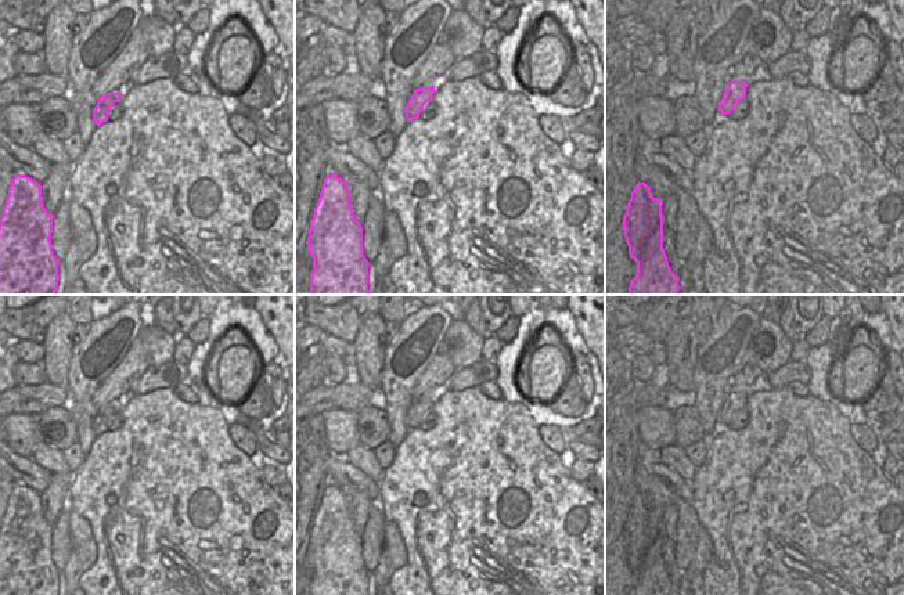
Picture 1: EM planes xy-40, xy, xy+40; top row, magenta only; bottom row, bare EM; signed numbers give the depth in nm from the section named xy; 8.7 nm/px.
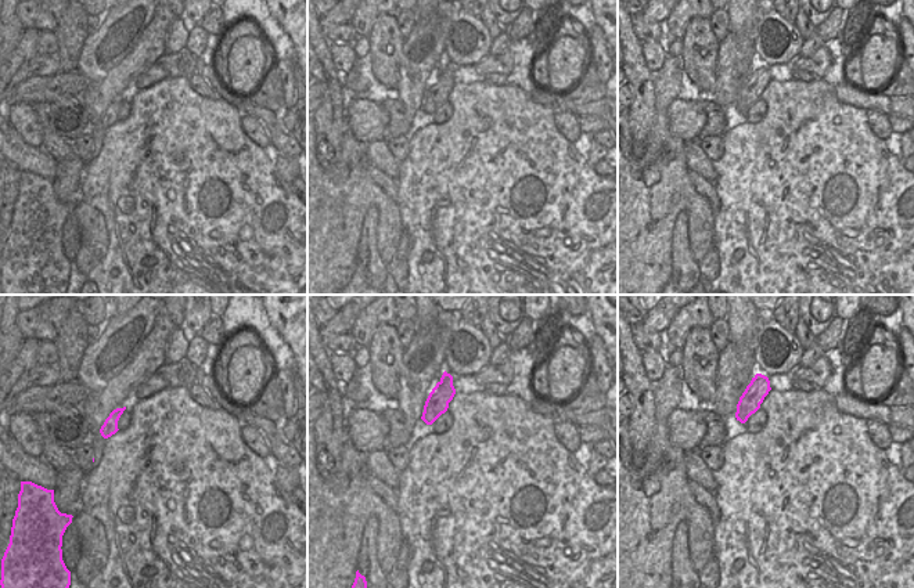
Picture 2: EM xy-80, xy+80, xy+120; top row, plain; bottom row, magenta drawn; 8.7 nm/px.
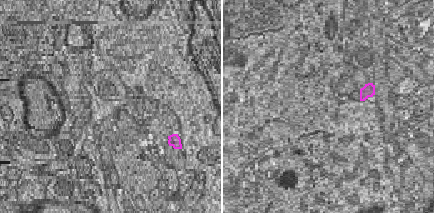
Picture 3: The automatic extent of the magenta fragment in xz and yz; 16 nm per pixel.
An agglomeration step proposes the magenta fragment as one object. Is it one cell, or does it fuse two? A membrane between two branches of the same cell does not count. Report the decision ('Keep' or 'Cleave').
Cleave.

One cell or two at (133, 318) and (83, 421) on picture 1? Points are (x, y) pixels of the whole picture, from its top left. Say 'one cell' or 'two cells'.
one cell

